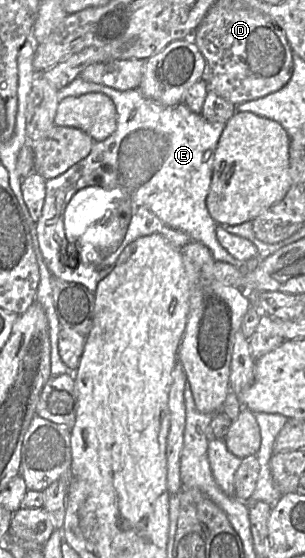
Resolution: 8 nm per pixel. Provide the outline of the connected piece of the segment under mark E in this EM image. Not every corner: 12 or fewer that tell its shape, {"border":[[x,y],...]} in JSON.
{"border":[[81,77],[116,129],[46,180],[50,273],[94,293],[127,245],[219,243],[226,123]]}

